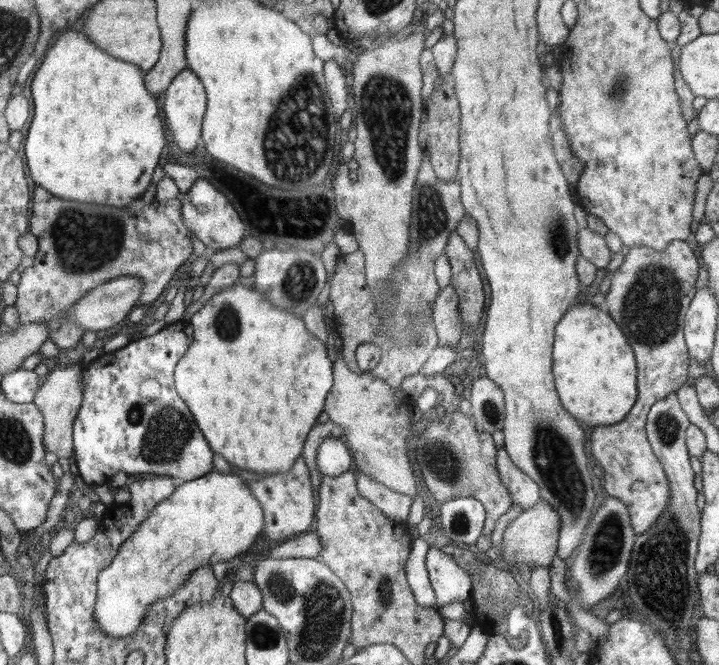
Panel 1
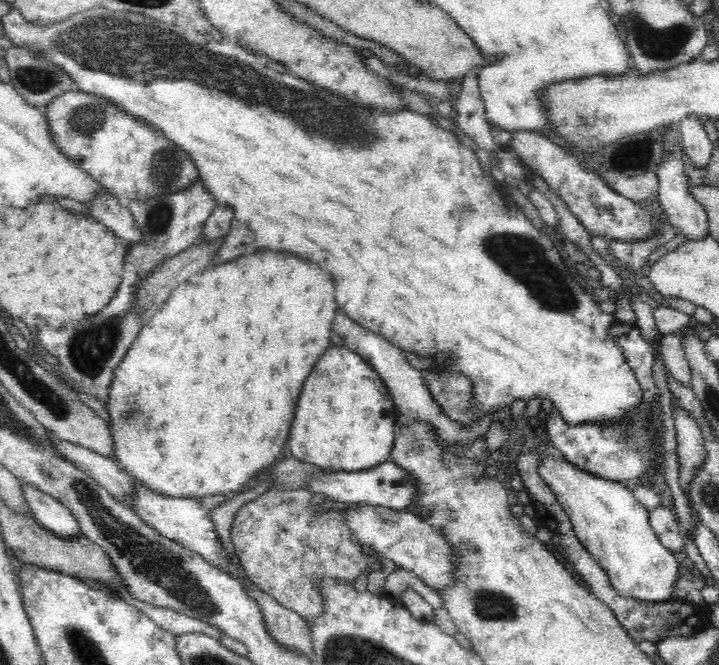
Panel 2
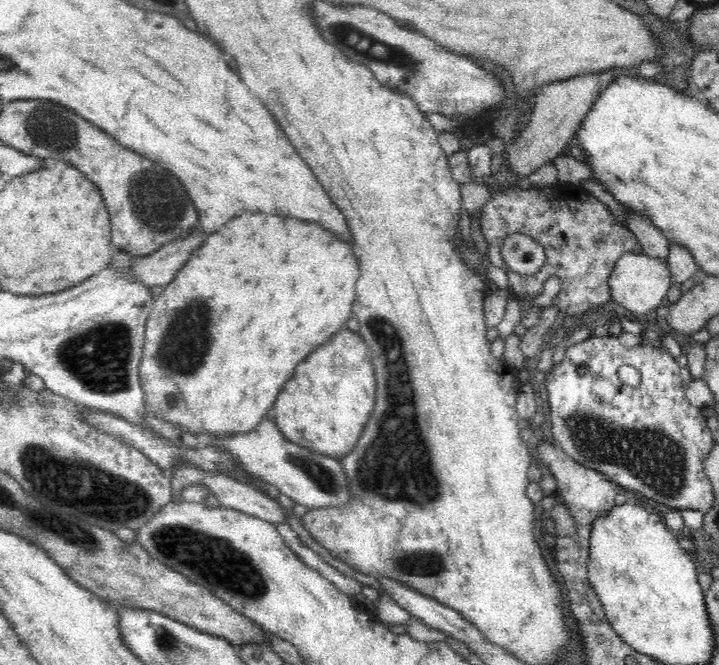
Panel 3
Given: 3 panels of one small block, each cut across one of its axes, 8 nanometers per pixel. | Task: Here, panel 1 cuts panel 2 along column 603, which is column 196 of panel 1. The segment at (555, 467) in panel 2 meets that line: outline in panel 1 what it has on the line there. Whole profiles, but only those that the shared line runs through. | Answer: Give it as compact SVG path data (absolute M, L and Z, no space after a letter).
M218 469L197 479L178 481L175 491L150 512L148 518L140 523L136 533L121 544L113 562L98 573L97 598L94 606L94 619L100 632L114 637L126 637L140 628L148 607L156 599L170 597L196 568L213 566L216 563L230 561L248 550L260 532L264 530L262 505L252 495L248 483L236 472L220 473Z

